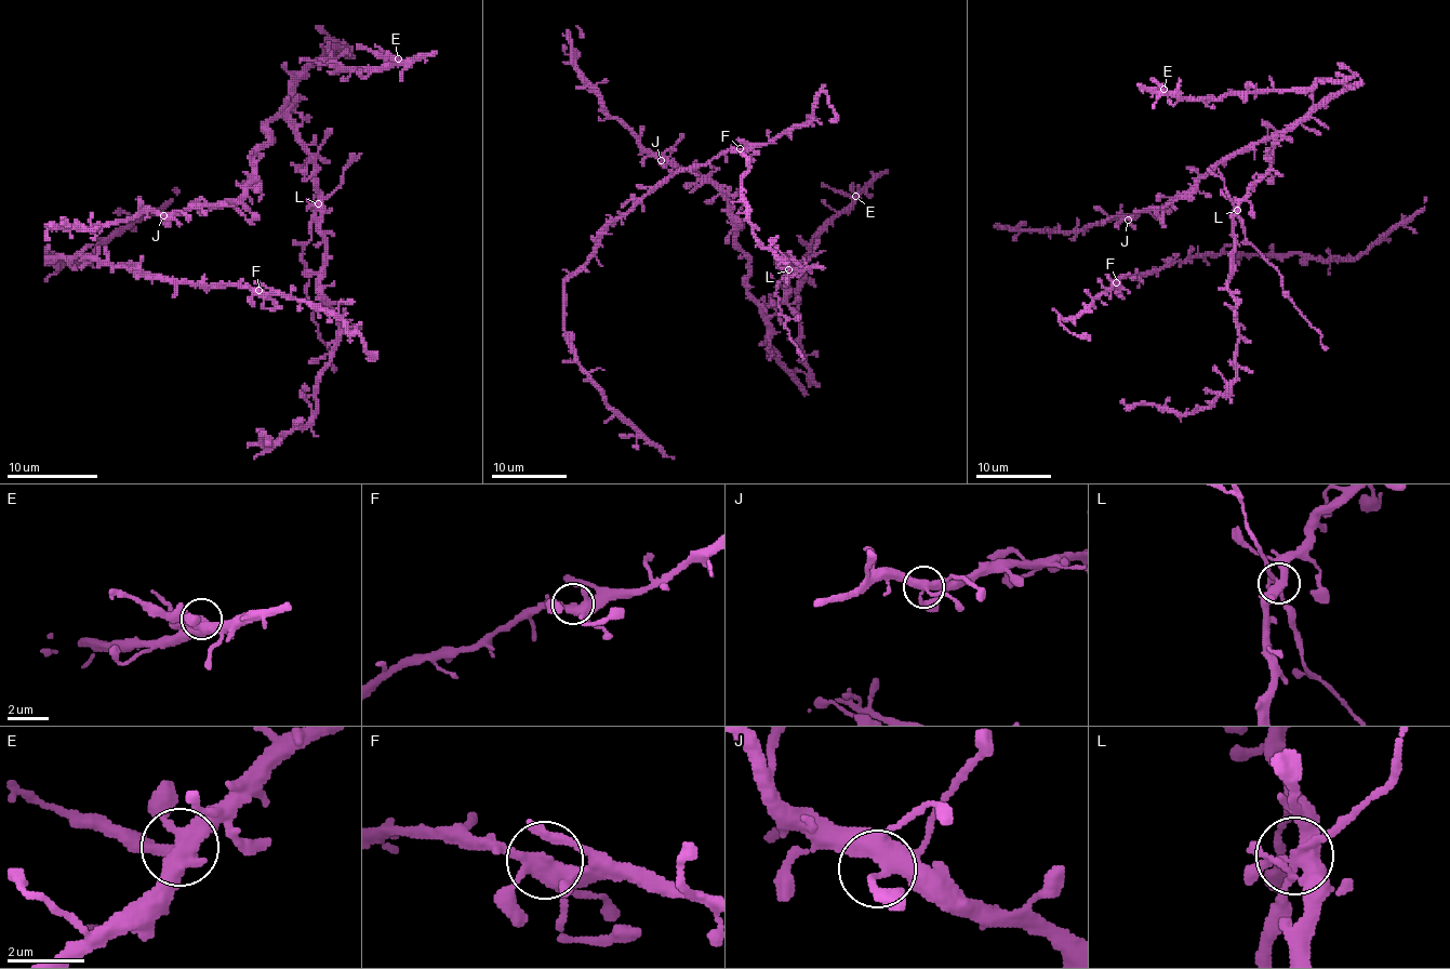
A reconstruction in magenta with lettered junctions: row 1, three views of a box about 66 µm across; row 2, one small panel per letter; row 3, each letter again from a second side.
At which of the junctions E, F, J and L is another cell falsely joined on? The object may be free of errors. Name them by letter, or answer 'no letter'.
no letter

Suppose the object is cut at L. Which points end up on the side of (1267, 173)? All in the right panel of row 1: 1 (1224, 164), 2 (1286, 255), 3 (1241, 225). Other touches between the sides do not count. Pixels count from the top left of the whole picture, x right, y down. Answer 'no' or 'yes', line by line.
1: yes
2: yes
3: no

